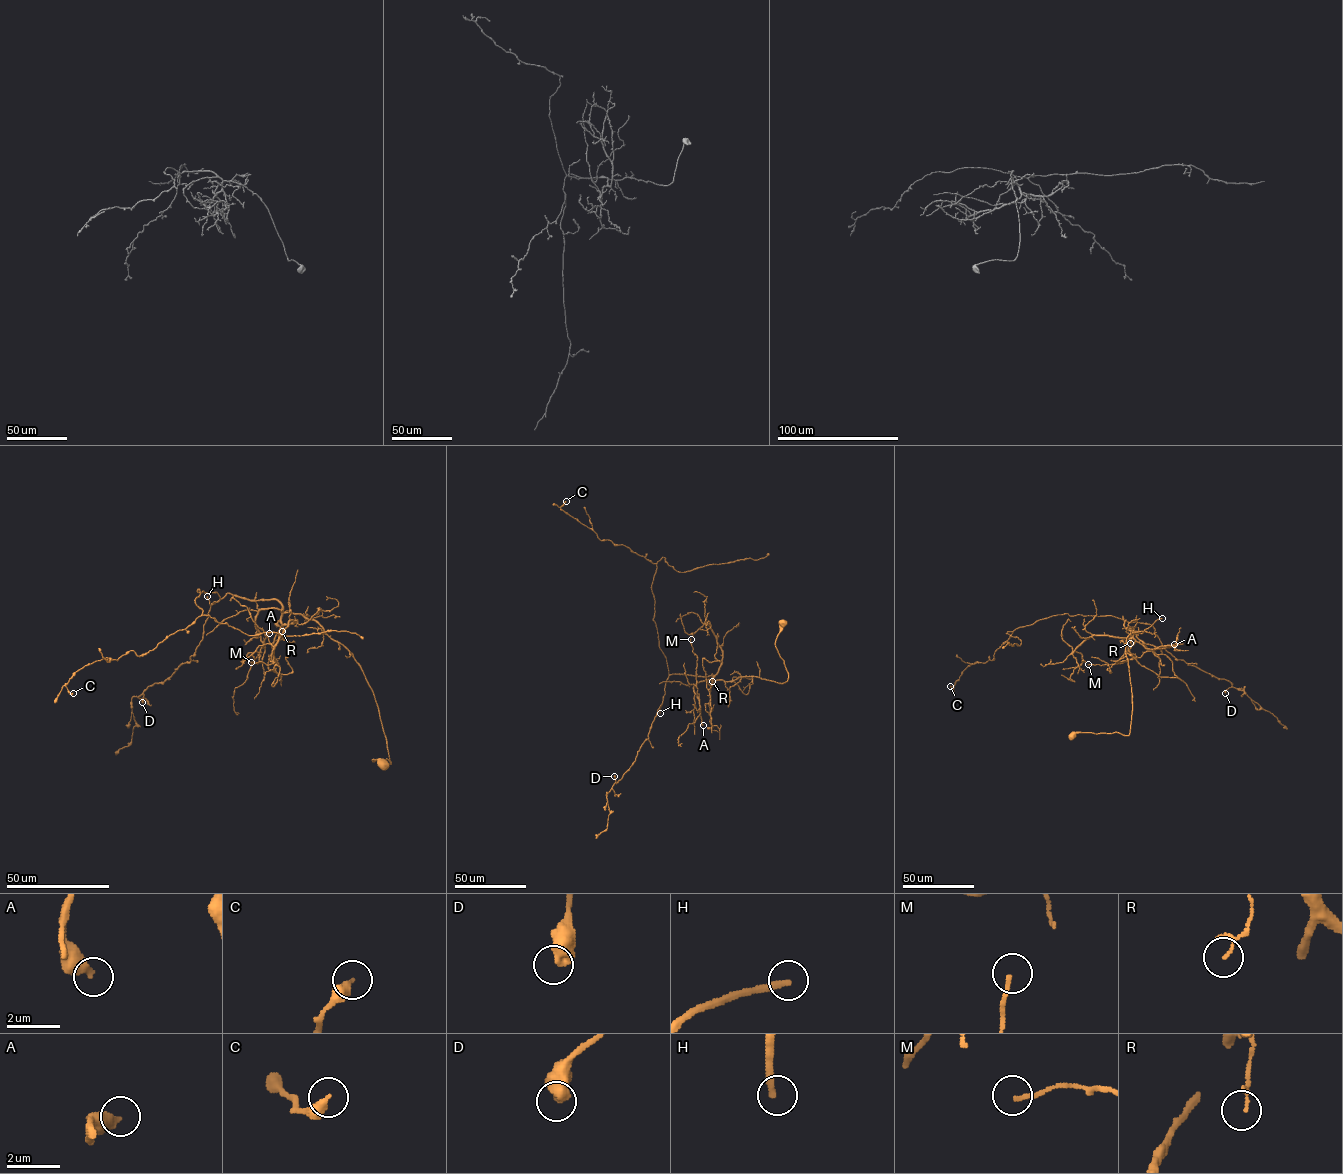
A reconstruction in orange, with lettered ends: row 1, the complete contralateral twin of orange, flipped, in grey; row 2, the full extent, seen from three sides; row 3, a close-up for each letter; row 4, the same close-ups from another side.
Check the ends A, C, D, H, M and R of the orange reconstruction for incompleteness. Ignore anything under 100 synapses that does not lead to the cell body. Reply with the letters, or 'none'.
H

